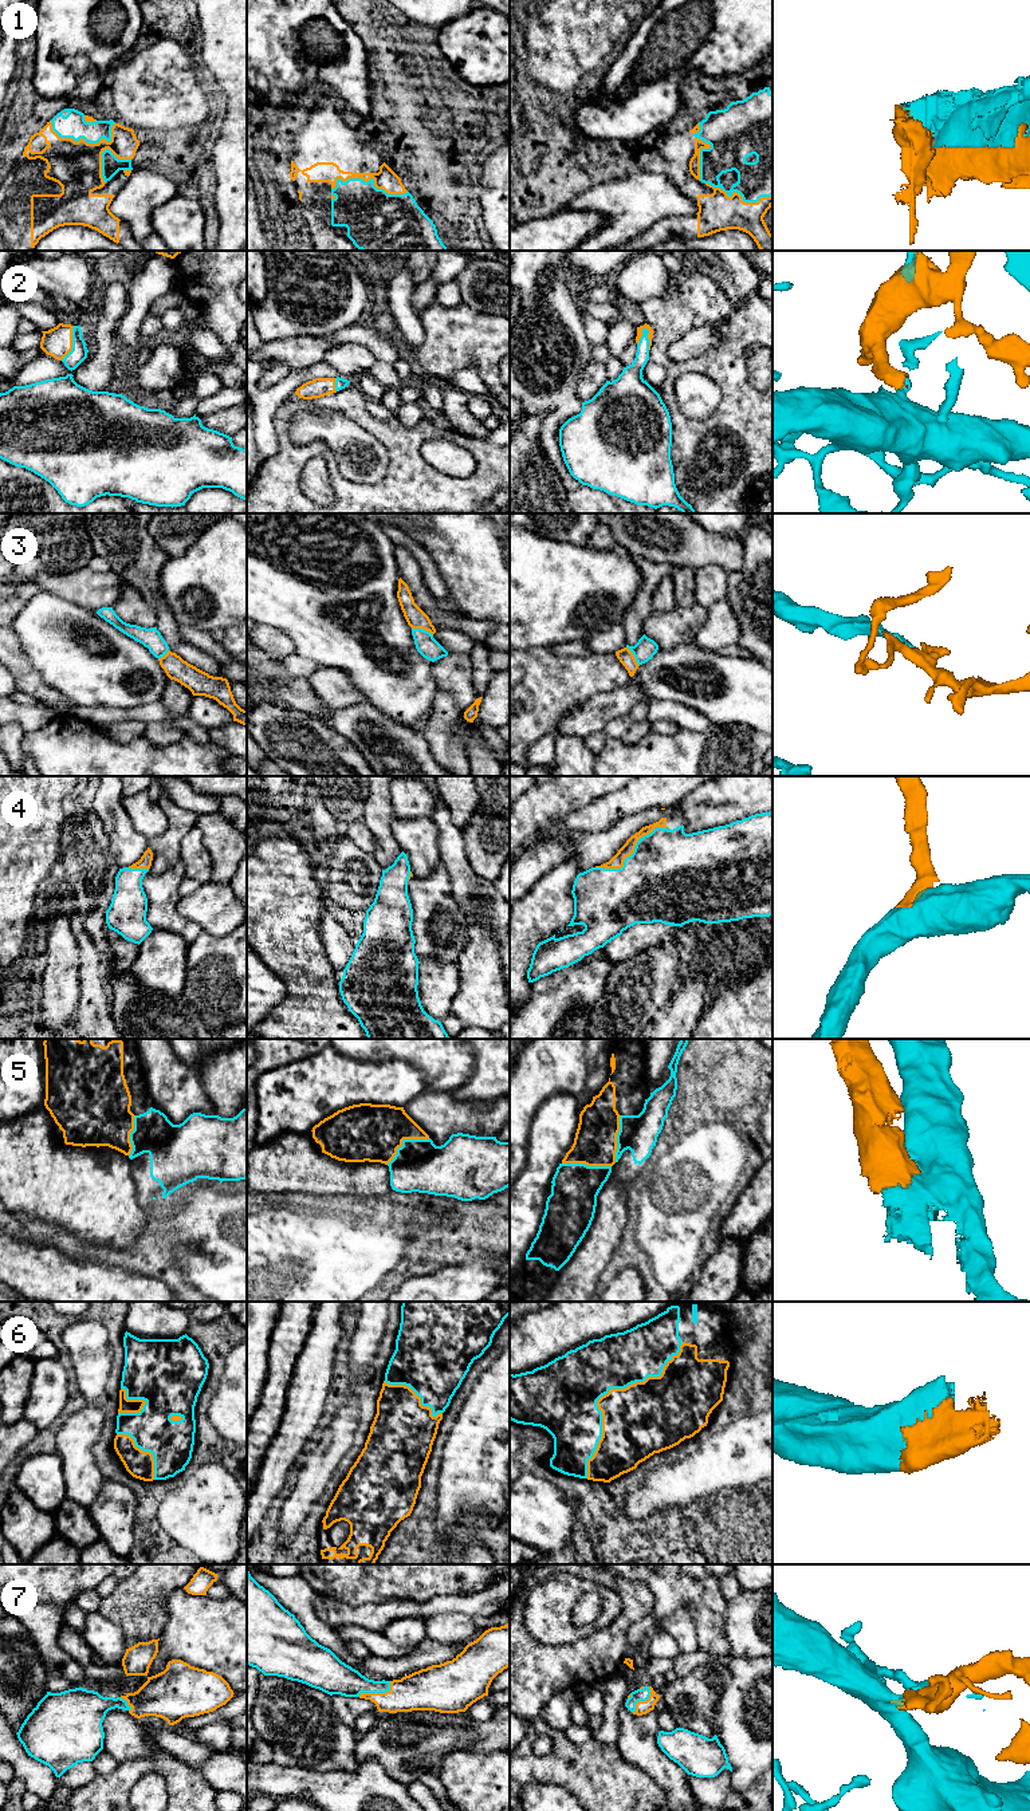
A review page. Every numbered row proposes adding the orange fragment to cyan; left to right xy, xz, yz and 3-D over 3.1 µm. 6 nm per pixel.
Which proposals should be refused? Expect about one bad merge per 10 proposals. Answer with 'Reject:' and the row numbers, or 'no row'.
Reject: 5

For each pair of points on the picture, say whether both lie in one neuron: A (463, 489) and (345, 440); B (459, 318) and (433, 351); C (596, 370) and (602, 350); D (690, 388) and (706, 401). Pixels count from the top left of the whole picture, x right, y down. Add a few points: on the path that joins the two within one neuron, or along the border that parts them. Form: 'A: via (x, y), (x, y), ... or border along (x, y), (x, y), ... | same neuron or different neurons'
A: border along (368, 433), (388, 453), (388, 468), (373, 484) | different neurons
B: via (459, 326), (441, 343) | same neuron
C: border along (592, 359), (604, 365) | different neurons
D: via (694, 392), (702, 397) | same neuron

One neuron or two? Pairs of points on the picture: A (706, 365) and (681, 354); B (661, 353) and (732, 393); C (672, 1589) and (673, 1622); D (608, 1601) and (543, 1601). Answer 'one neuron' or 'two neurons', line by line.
A: two neurons
B: one neuron
C: two neurons
D: one neuron

